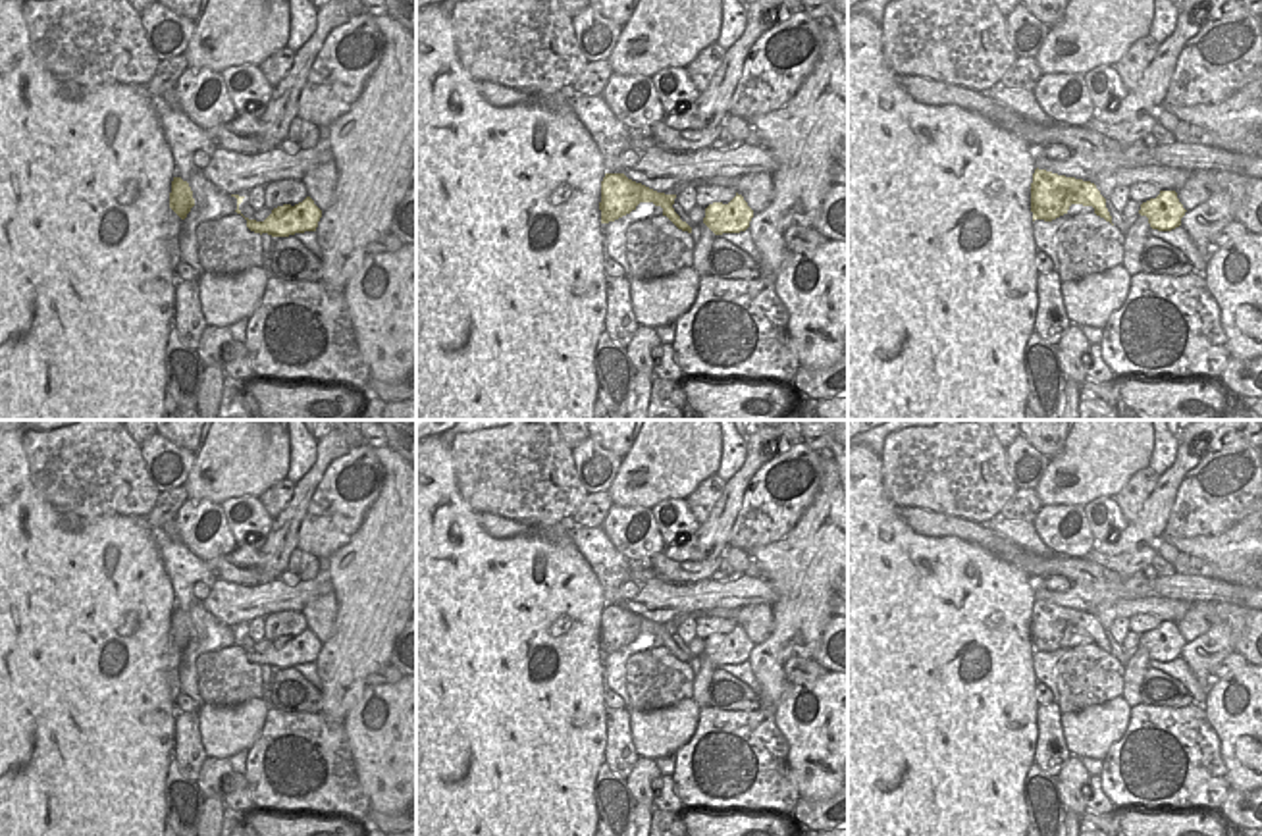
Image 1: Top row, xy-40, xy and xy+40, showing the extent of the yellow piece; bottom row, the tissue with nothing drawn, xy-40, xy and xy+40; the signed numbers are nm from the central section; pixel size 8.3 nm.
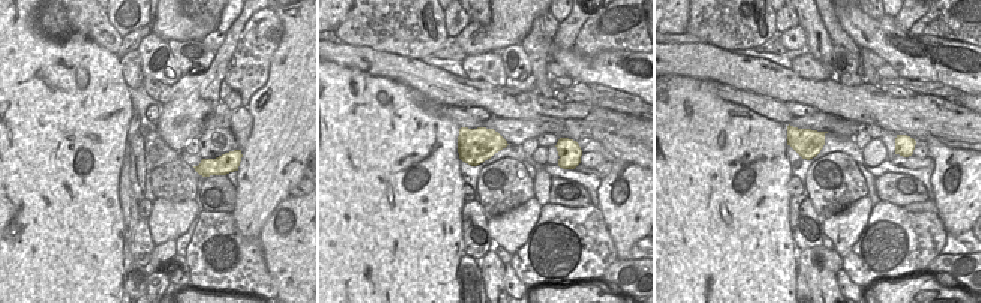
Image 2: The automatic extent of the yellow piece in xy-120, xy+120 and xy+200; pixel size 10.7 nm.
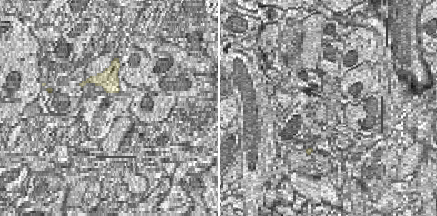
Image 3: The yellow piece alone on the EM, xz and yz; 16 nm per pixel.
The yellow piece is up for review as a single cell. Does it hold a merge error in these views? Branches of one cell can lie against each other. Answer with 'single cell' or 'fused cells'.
single cell

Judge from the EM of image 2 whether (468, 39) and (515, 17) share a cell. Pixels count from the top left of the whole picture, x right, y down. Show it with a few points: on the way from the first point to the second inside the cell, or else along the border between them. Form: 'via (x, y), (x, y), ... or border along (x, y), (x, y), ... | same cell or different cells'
via (480, 38), (494, 38), (503, 29) | same cell

